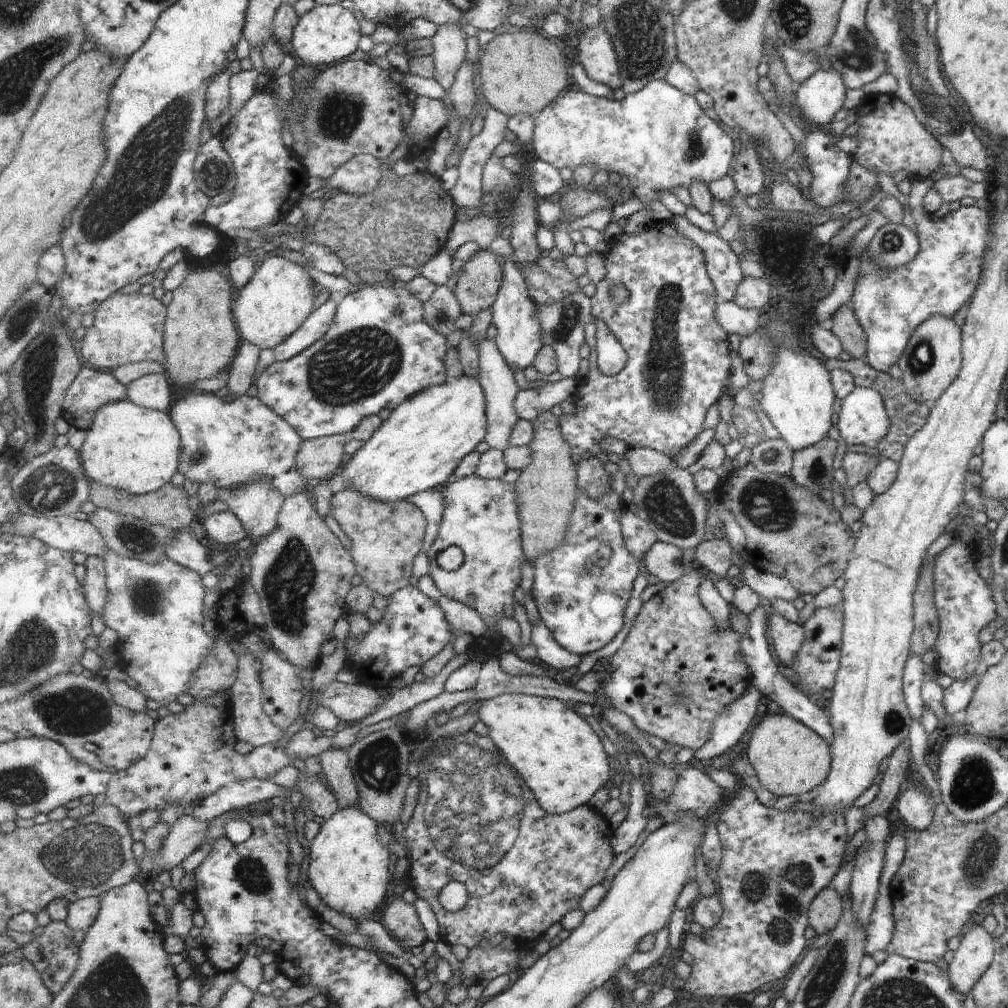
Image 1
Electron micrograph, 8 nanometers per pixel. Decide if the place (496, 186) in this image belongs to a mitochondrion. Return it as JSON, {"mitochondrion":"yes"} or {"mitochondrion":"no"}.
{"mitochondrion":"yes"}

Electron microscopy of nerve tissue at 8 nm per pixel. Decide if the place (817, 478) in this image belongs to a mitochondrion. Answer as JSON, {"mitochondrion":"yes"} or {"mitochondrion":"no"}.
{"mitochondrion":"yes"}

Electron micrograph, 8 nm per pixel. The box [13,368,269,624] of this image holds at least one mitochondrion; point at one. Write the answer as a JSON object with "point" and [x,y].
{"point":[50,488]}

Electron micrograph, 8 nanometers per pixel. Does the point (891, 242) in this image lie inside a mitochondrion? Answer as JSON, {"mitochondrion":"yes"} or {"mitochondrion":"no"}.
{"mitochondrion":"yes"}

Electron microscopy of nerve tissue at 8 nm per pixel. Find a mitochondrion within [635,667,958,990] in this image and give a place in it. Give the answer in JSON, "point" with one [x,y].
{"point":[779,892]}

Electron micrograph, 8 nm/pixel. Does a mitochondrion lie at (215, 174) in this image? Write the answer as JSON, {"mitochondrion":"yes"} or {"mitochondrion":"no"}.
{"mitochondrion":"yes"}

